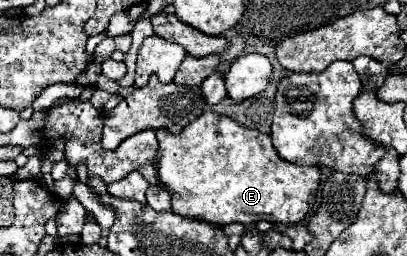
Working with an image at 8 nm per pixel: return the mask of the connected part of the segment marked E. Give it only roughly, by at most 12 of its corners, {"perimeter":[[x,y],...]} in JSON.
{"perimeter":[[216,112],[158,128],[172,210],[218,226],[304,220],[320,166]]}

